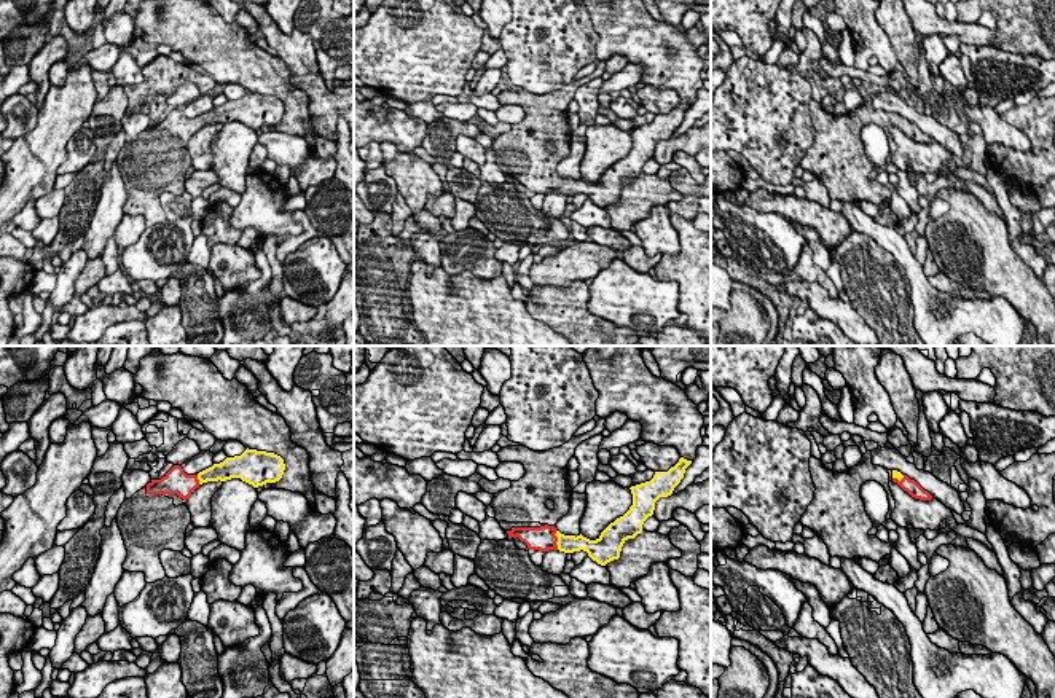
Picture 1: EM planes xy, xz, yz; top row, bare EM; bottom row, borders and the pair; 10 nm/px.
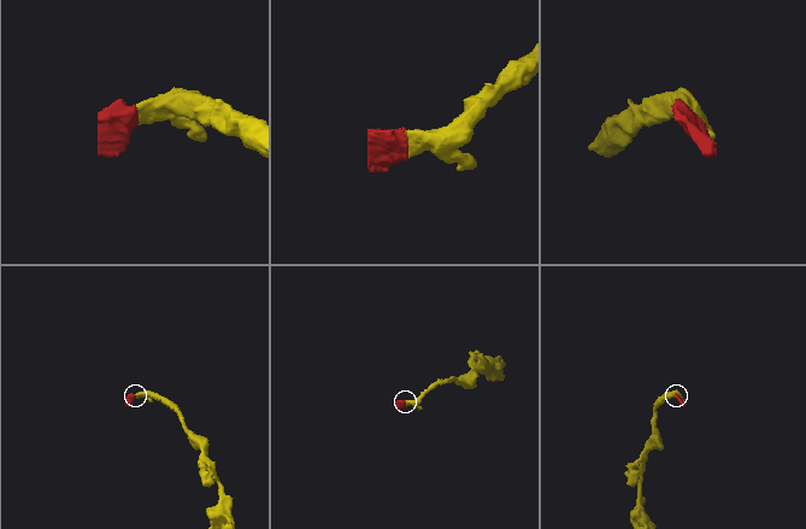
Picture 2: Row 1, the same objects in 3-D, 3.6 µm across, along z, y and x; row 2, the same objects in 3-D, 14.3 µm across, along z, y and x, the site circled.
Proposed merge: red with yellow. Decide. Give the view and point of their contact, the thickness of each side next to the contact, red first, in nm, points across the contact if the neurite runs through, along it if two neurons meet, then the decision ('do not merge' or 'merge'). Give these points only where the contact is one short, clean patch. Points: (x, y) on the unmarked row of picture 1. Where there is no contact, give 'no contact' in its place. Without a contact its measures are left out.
meets red in xz at (556, 184); 240 nm thick on the red side, 190 nm on the other; runs through xz (542, 182), (556, 184), (568, 187); merge

